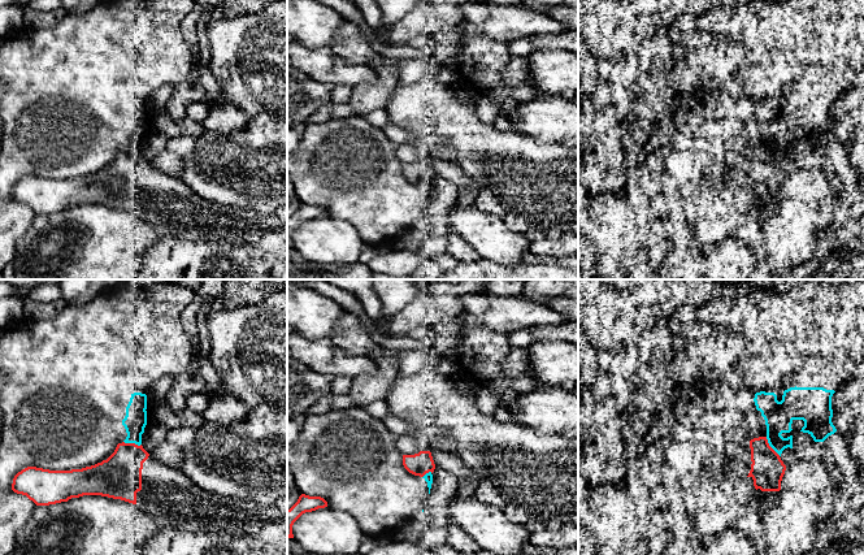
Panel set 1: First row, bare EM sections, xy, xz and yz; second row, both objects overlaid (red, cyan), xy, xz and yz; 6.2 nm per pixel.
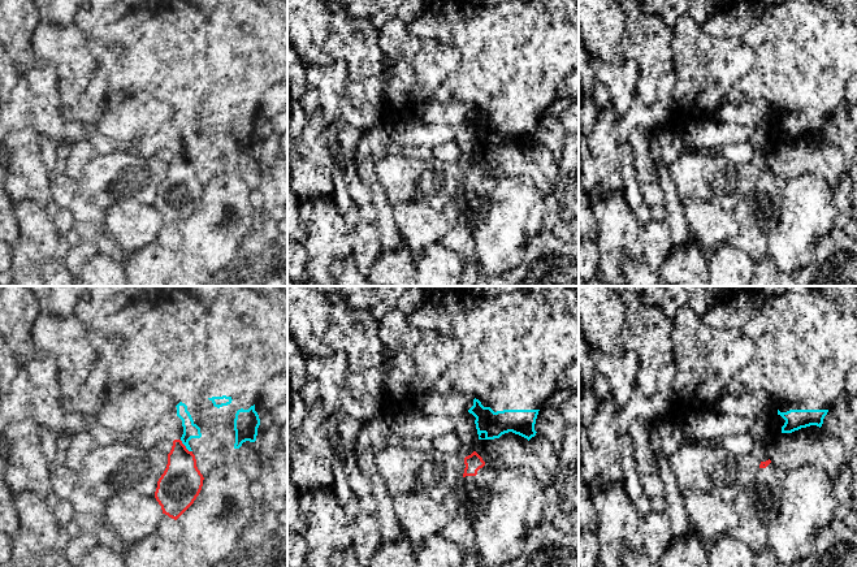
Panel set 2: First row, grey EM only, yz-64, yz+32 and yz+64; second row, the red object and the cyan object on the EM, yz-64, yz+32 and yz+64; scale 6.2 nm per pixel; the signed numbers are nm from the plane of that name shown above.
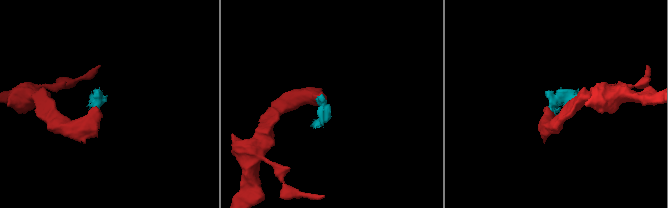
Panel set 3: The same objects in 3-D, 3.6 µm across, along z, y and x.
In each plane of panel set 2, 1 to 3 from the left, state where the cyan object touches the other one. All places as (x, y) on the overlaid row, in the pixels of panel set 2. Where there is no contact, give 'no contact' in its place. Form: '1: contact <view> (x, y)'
1: contact yz-64 (185, 446)
2: no contact
3: no contact

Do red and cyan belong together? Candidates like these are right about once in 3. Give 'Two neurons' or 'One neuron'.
Two neurons

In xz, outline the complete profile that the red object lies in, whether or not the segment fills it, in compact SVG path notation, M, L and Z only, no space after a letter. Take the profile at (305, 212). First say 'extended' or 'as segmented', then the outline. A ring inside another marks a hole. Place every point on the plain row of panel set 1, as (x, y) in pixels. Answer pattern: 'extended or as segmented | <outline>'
as segmented | M301 203L298 211L287 218L287 246L294 247L292 234L303 222L325 216L327 216L327 211L324 207Z

